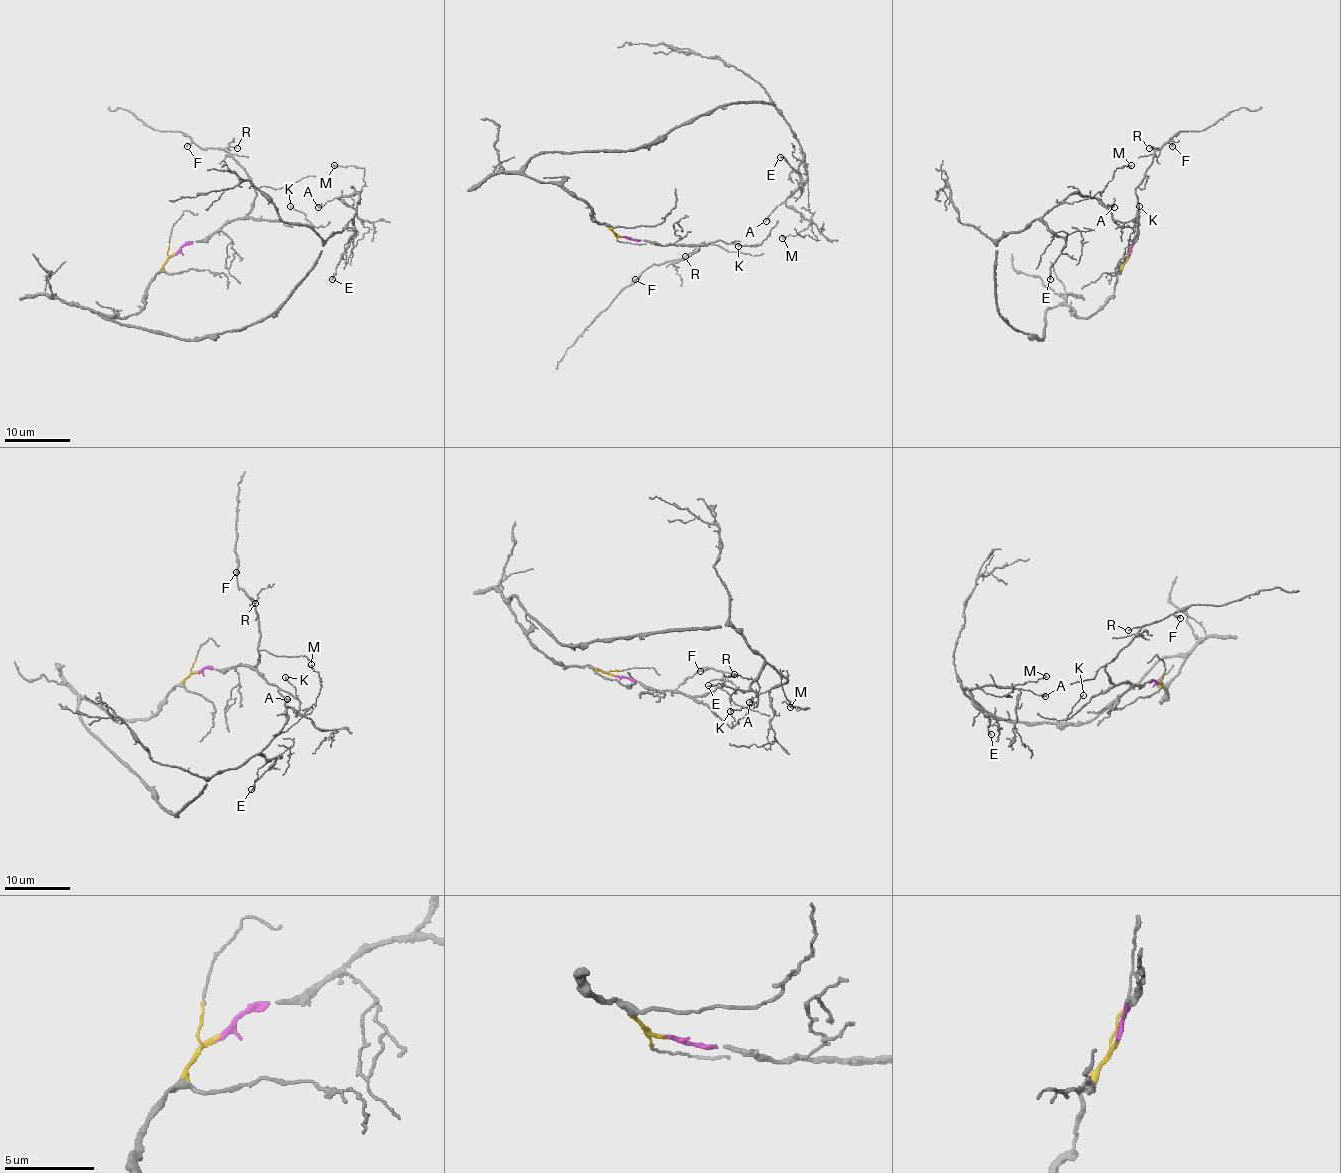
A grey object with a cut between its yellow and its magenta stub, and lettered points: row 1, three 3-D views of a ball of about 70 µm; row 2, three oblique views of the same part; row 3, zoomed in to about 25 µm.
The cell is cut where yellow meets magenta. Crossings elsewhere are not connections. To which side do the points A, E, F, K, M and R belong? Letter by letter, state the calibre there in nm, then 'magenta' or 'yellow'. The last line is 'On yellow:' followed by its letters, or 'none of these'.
A: 200 nm | yellow
E: 160 nm | yellow
F: 140 nm | magenta
K: 120 nm | magenta
M: 130 nm | yellow
R: 110 nm | magenta
On yellow: A, E, M

